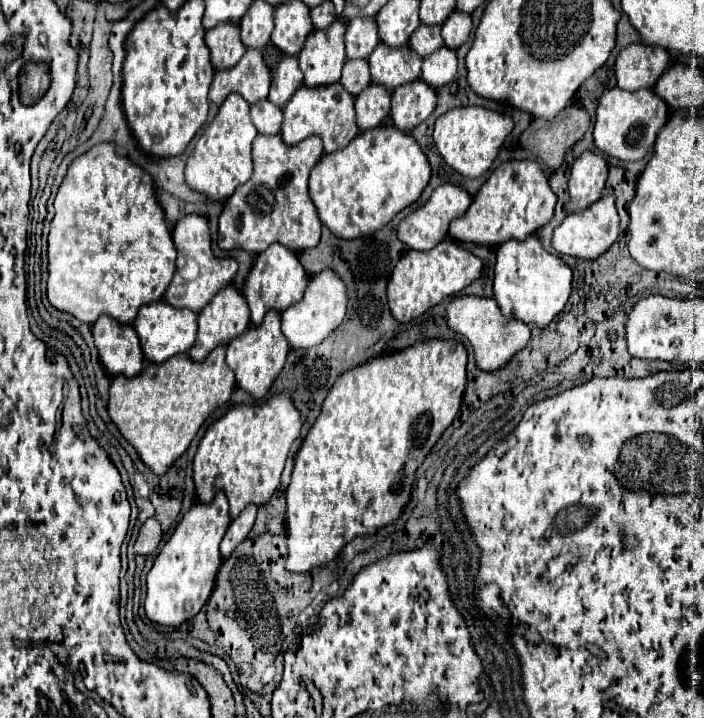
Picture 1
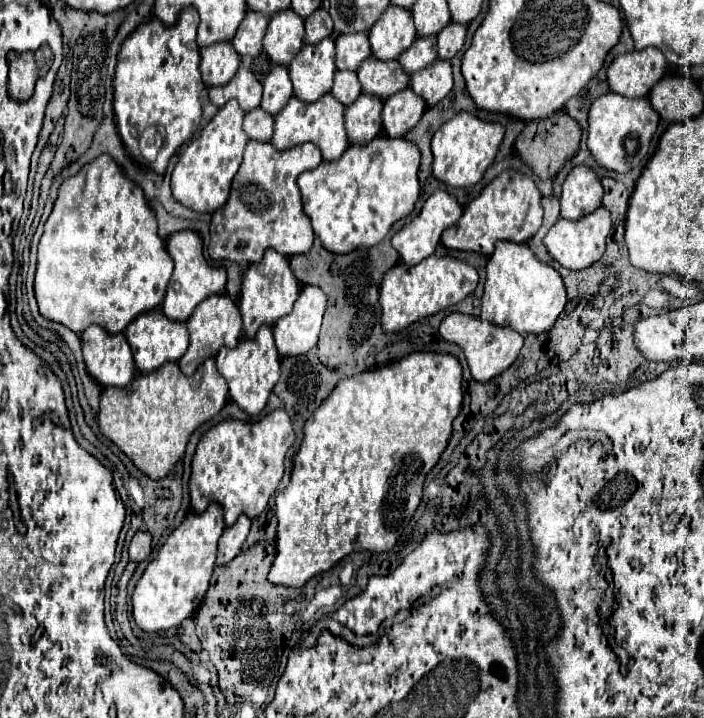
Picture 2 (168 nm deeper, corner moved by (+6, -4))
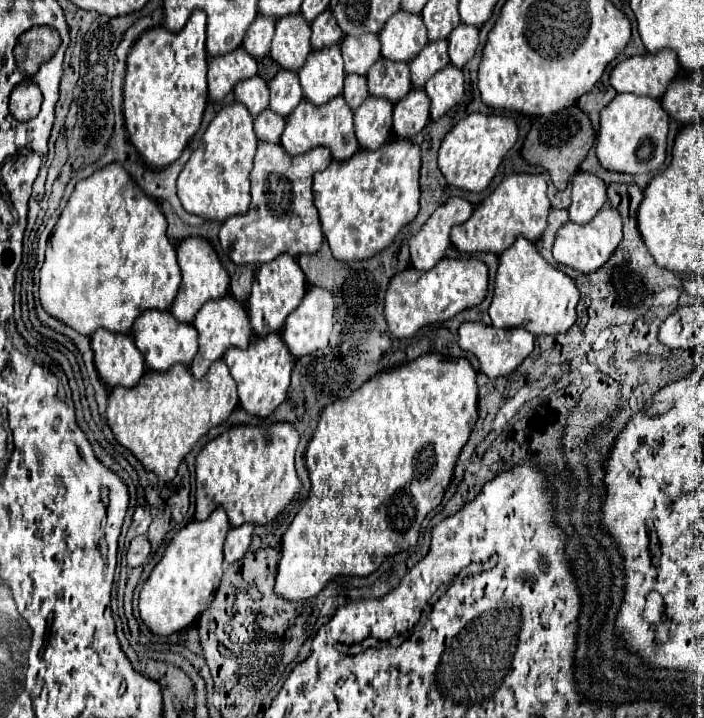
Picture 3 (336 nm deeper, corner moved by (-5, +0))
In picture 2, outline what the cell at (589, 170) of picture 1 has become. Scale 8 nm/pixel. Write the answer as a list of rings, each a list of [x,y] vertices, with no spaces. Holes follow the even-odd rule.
[[[586,165],[574,167],[562,185],[562,197],[560,197],[562,217],[580,219],[592,213],[602,205],[602,195],[604,189],[596,173]]]

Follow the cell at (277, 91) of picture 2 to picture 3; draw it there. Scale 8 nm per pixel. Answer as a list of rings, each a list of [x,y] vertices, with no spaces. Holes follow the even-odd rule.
[[[281,69],[269,83],[269,89],[271,89],[269,109],[281,117],[287,117],[303,101],[303,91],[297,73],[293,71]]]

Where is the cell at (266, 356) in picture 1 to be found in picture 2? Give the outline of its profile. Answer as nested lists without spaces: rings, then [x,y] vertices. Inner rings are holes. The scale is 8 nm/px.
[[[260,327],[254,339],[242,339],[234,349],[222,347],[216,355],[216,367],[228,383],[230,399],[236,401],[248,415],[258,415],[264,409],[268,395],[280,377],[280,353],[274,345],[272,327]]]

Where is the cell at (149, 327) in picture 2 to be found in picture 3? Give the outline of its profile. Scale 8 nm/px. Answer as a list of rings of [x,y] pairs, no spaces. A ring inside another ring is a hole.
[[[143,311],[143,315],[139,315],[139,319],[135,319],[133,323],[133,339],[141,355],[145,357],[147,367],[155,371],[167,371],[177,363],[191,365],[197,351],[195,327],[189,323],[179,323],[171,315],[171,311]]]

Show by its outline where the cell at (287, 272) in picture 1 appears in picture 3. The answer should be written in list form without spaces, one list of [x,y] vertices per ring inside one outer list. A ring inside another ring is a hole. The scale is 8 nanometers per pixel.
[[[279,255],[279,259],[261,265],[249,297],[249,321],[253,331],[259,337],[267,337],[273,331],[281,333],[287,315],[299,307],[305,291],[307,291],[307,281],[303,279],[303,271],[299,269],[297,261],[291,255]]]

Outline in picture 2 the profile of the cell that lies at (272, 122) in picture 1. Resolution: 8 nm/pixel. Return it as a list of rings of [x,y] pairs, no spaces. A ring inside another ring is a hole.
[[[252,109],[244,115],[244,131],[248,133],[250,139],[256,141],[270,141],[272,137],[272,127],[274,127],[274,117],[266,111]]]

